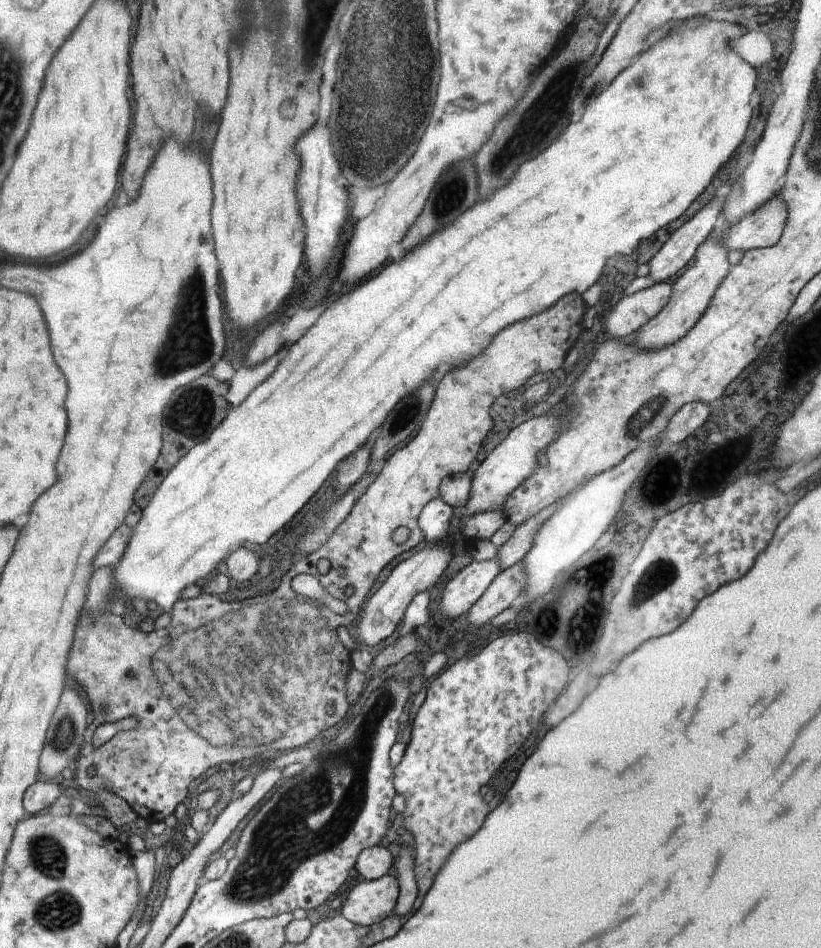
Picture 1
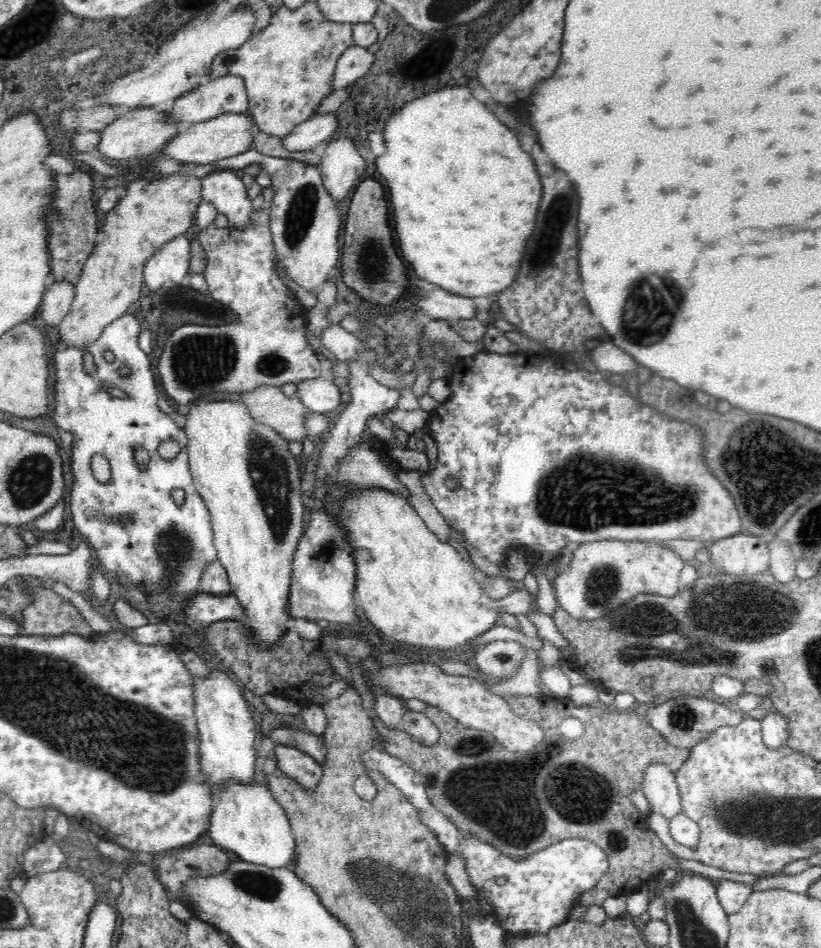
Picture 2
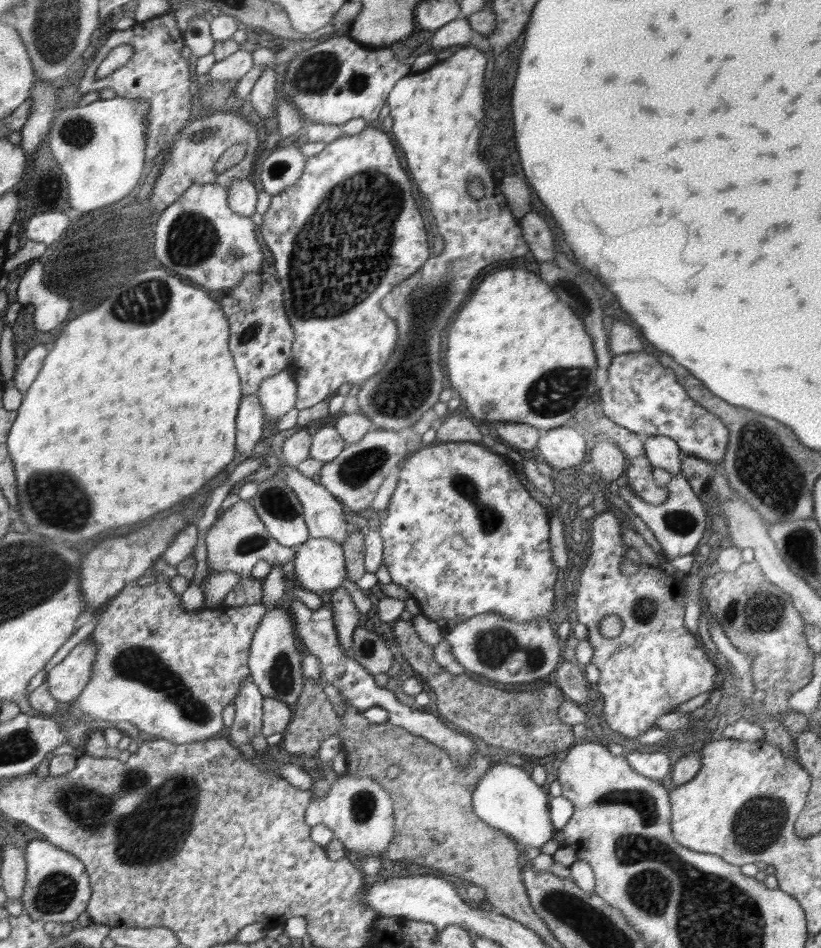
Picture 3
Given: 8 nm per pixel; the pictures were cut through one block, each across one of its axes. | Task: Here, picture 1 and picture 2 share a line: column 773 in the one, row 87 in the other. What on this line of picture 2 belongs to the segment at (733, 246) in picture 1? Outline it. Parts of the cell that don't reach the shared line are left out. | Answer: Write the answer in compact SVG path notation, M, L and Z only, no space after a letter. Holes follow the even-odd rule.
M234 75L221 76L207 83L203 82L198 88L192 90L192 92L182 95L181 98L174 101L175 104L166 112L166 117L168 117L170 123L174 121L174 123L181 124L182 127L204 122L210 120L210 118L222 116L222 114L243 113L249 107L244 79Z

